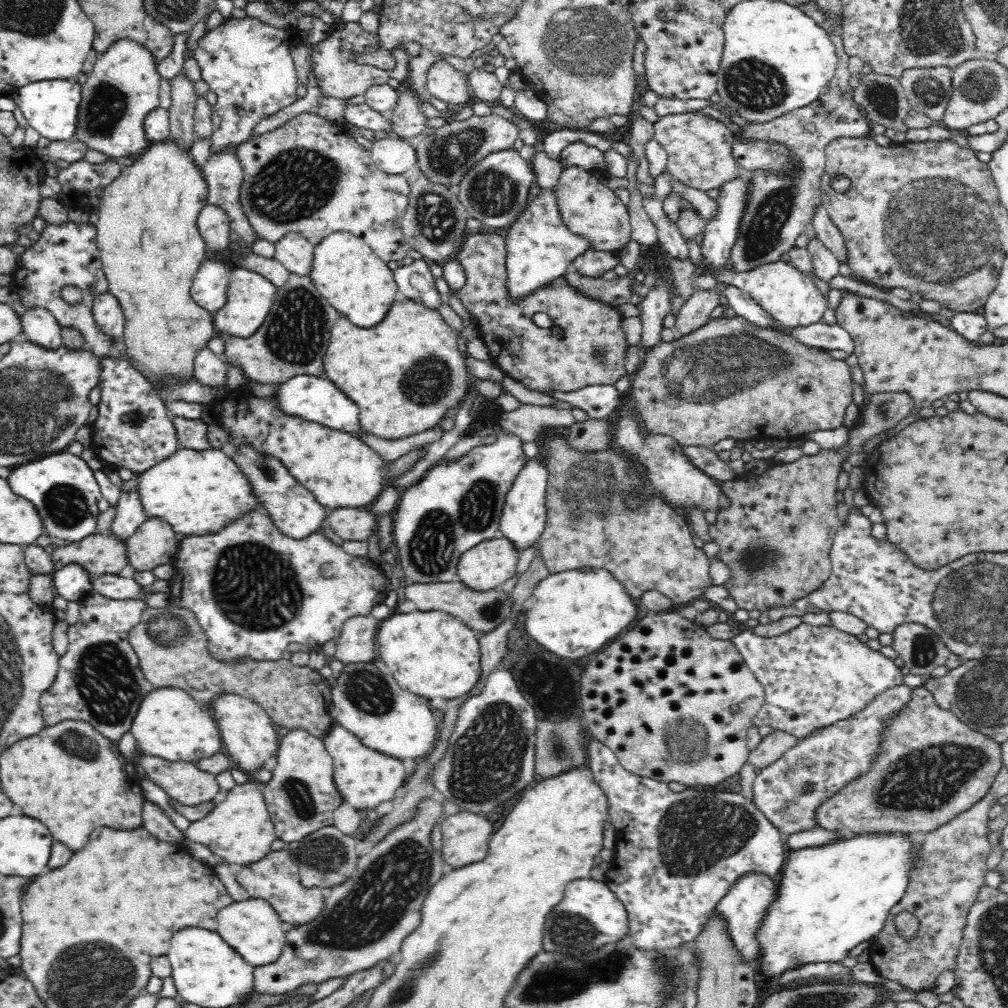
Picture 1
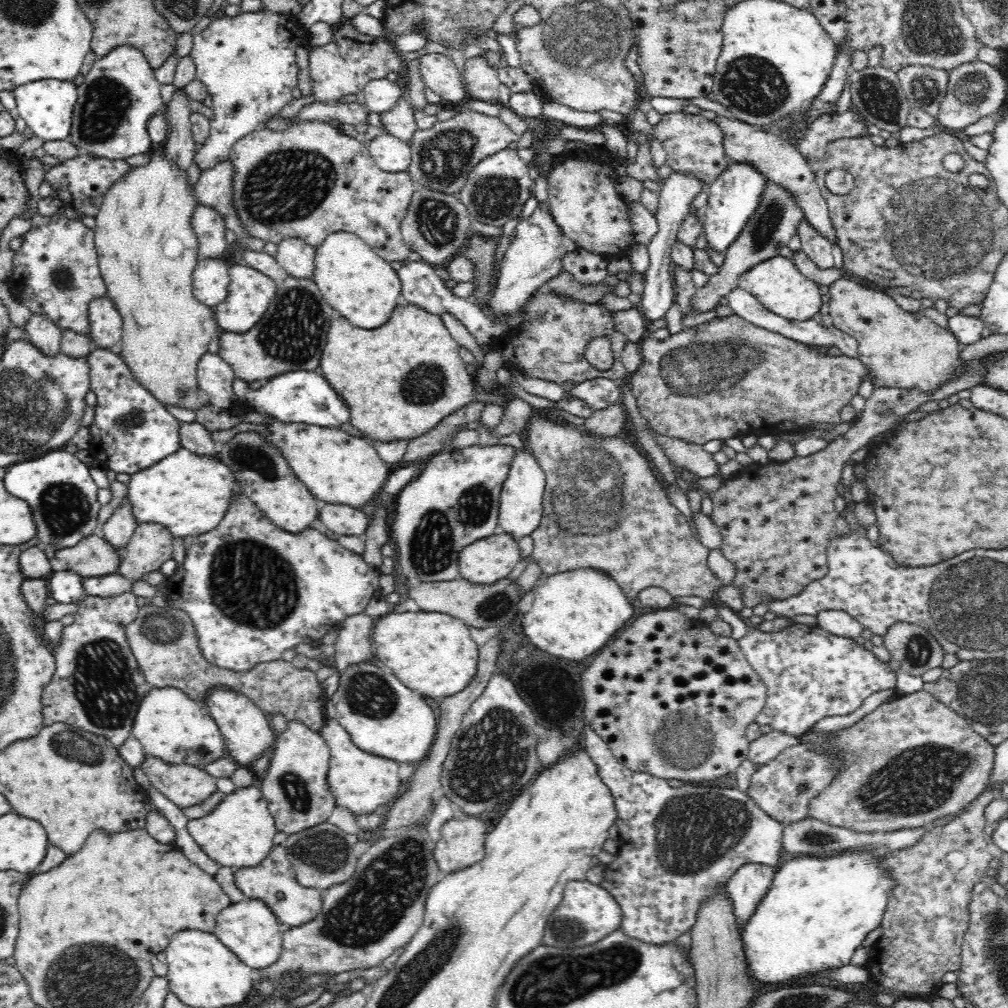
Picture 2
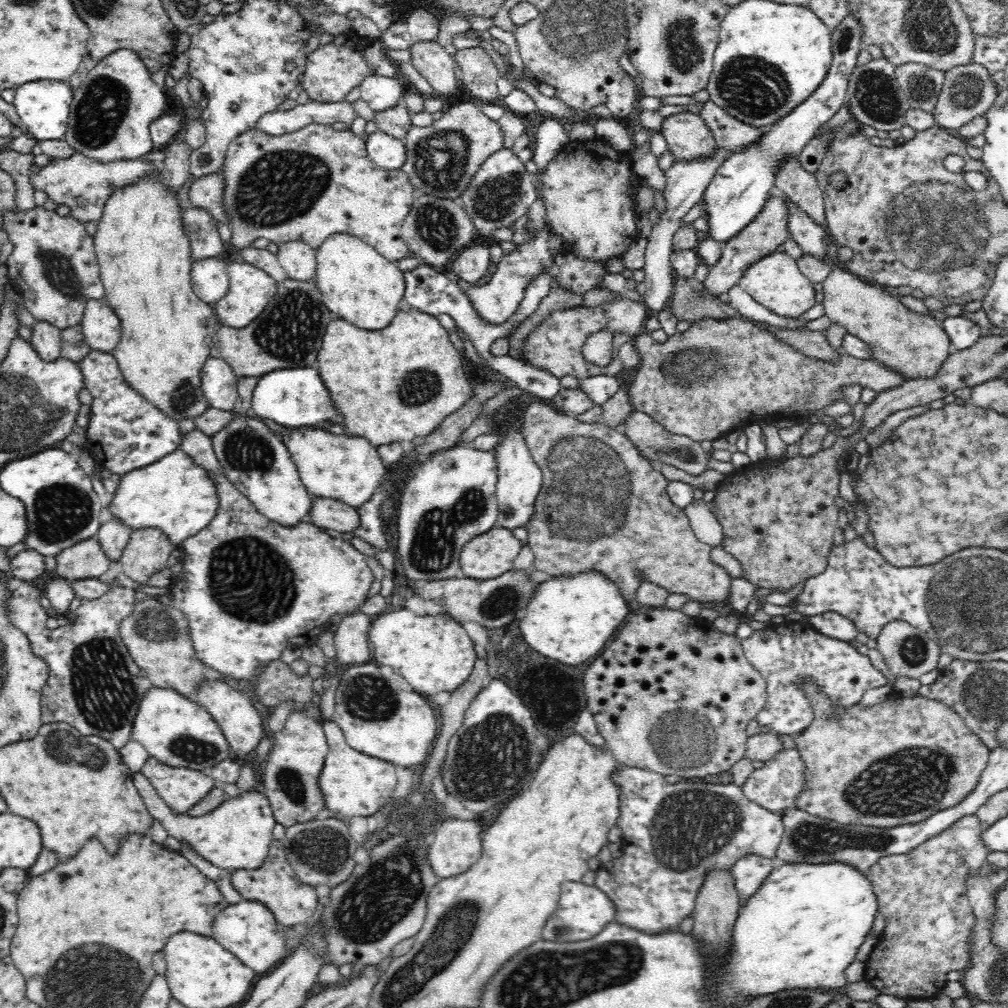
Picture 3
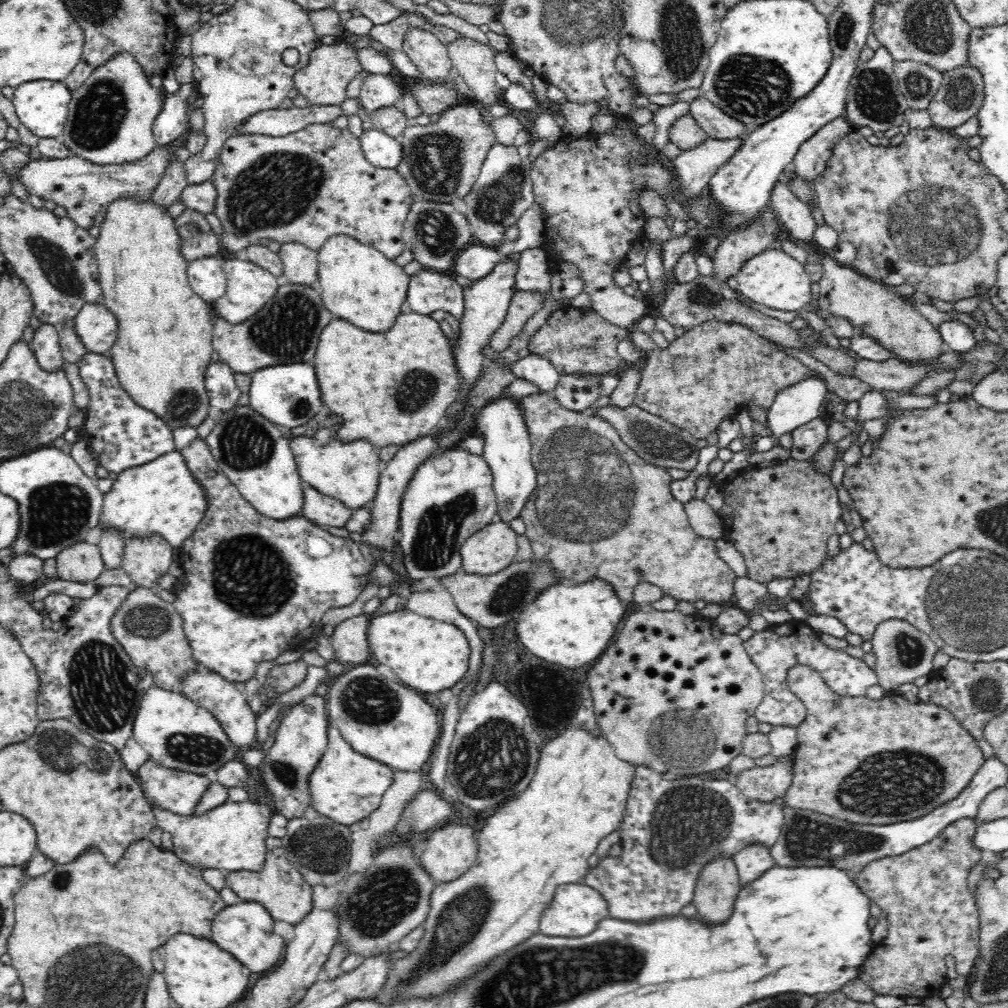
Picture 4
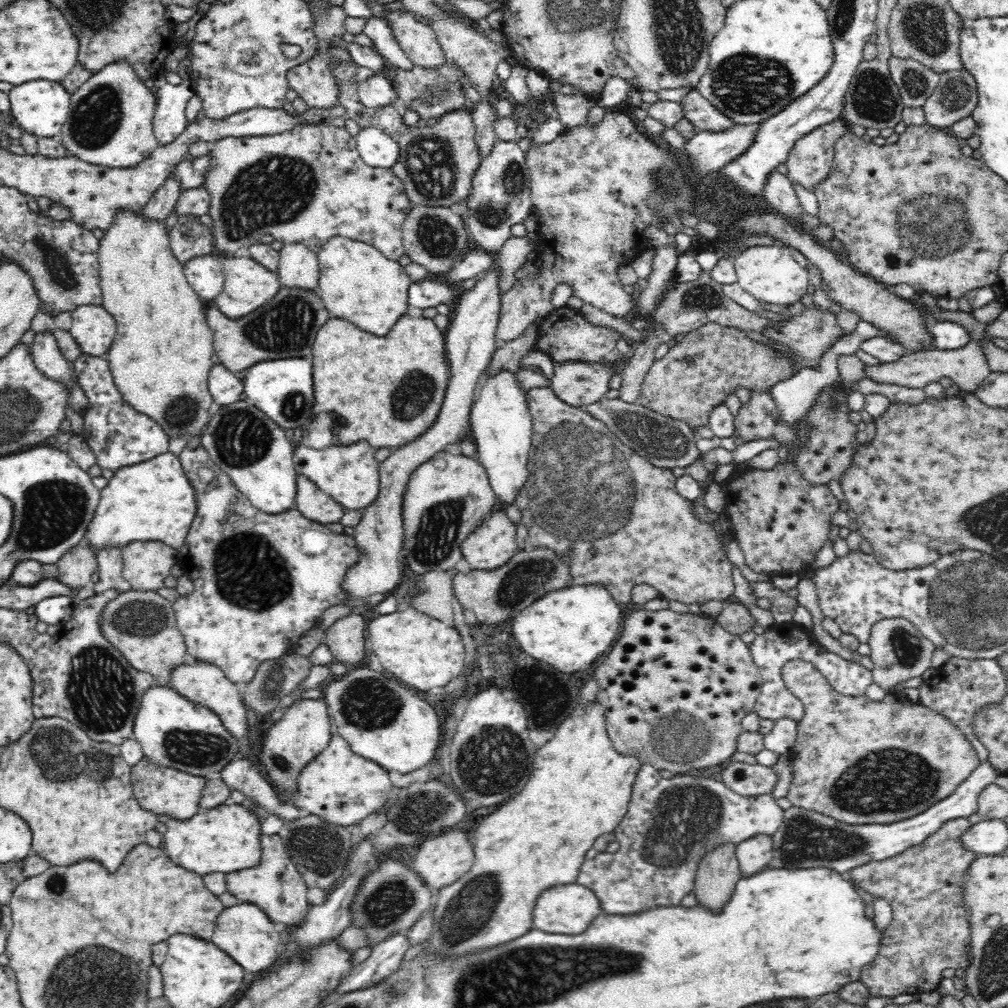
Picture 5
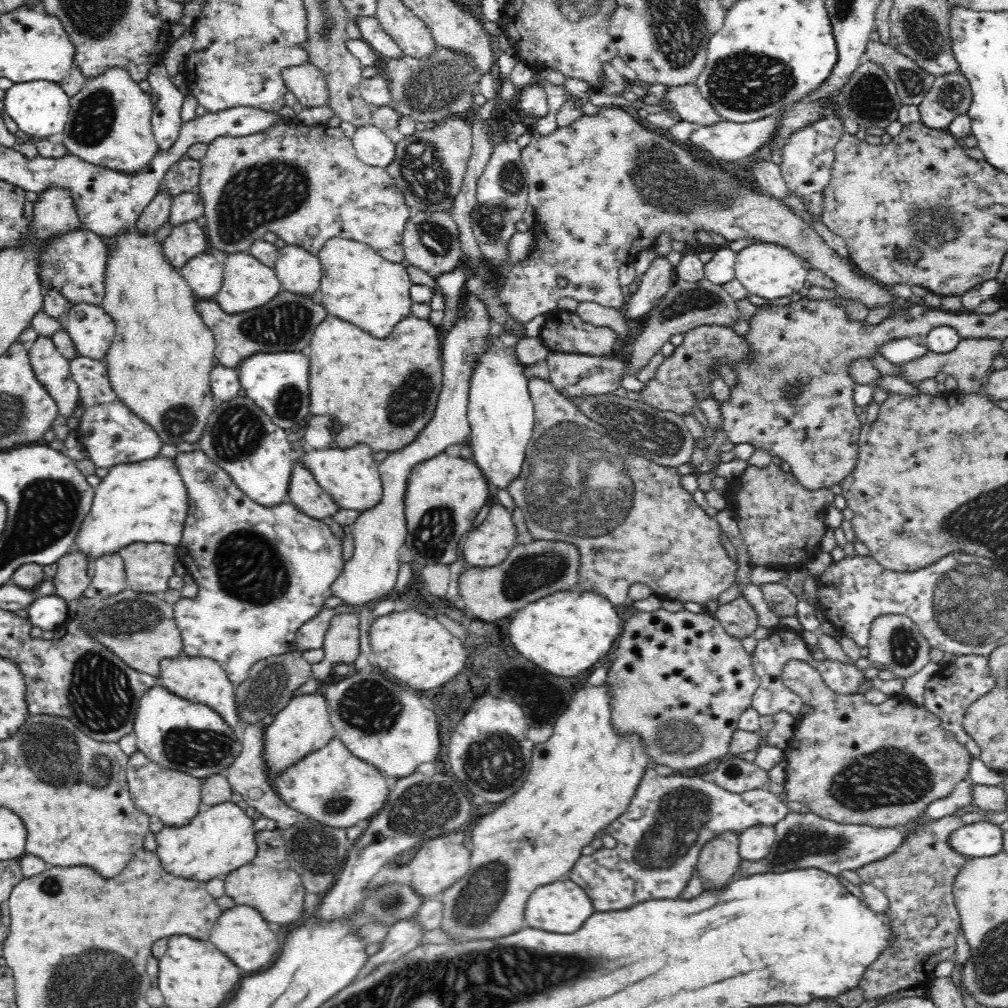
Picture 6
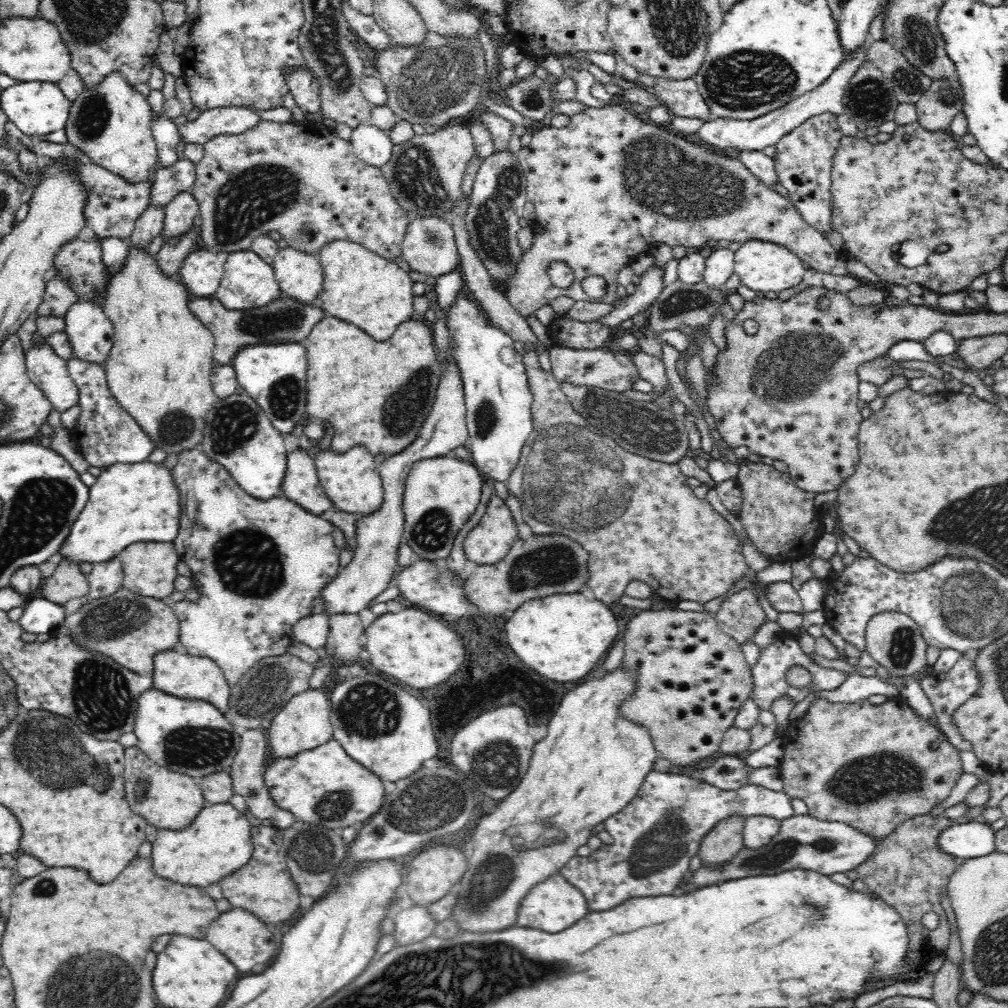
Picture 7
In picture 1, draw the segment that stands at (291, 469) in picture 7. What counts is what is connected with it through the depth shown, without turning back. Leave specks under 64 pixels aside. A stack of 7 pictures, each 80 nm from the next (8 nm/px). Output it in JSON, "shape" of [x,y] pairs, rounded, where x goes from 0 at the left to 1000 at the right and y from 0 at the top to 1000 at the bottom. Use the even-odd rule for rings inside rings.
{"shape":[[[329,504],[323,508],[323,517],[341,537],[363,537],[373,522],[371,511],[365,504]]]}

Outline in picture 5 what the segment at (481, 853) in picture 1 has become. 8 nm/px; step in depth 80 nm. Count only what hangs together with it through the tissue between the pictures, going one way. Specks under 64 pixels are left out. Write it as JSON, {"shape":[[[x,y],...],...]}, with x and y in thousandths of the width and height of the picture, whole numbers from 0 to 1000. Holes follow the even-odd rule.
{"shape":[[[460,819],[450,820],[427,833],[423,833],[415,841],[413,849],[407,852],[409,862],[417,870],[417,873],[422,875],[424,881],[437,883],[440,879],[446,879],[468,861],[471,853],[470,841],[465,833],[464,825],[460,825],[460,823],[464,823],[464,819],[462,821]]]}

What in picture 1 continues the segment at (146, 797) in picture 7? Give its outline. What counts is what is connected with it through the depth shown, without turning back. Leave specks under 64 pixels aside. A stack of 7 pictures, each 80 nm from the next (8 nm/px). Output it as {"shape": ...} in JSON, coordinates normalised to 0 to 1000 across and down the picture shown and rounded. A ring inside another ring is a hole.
{"shape":[[[141,747],[133,754],[133,757],[138,758],[144,764],[145,772],[162,782],[169,793],[173,793],[185,800],[194,800],[202,796],[208,796],[219,783],[216,780],[216,775],[214,775],[214,769],[198,764],[194,757],[168,755]]]}

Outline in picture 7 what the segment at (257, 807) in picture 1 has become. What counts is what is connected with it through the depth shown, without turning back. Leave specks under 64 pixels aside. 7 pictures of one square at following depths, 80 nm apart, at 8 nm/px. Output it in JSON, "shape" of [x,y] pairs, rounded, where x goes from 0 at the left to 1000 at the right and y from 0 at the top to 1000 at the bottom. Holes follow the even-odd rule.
{"shape":[[[228,796],[205,798],[183,823],[157,822],[157,829],[151,837],[151,864],[155,869],[188,882],[203,883],[210,877],[234,865],[249,853],[251,836],[249,817],[242,806],[235,804]]]}

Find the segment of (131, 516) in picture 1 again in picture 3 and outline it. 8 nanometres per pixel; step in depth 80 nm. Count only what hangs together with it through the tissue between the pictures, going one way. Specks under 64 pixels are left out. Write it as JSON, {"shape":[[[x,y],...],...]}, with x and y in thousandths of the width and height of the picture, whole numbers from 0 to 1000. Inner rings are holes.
{"shape":[[[106,512],[97,525],[97,537],[109,558],[120,555],[120,550],[127,540],[131,525],[113,512]]]}

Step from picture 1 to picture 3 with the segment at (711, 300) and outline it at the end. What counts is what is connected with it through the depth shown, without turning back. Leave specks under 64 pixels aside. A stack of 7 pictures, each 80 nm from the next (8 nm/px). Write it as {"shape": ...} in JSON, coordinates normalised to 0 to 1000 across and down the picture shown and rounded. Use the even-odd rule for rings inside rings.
{"shape":[[[766,189],[762,195],[758,206],[746,217],[746,220],[734,228],[728,236],[724,236],[722,240],[716,244],[716,253],[709,263],[703,265],[703,271],[697,280],[699,288],[705,294],[713,294],[733,282],[733,276],[738,272],[738,268],[742,264],[746,264],[748,260],[752,260],[754,256],[770,250],[770,246],[774,242],[778,242],[784,236],[782,229],[782,205],[778,199],[778,193],[772,189]]]}

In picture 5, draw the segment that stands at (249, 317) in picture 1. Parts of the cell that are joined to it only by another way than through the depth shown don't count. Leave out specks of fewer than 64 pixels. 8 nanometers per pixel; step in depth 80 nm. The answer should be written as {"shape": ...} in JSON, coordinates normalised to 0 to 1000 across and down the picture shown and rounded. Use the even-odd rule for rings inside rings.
{"shape":[[[223,255],[219,259],[223,274],[222,286],[210,301],[222,313],[236,317],[270,298],[279,287],[276,273],[248,255]]]}

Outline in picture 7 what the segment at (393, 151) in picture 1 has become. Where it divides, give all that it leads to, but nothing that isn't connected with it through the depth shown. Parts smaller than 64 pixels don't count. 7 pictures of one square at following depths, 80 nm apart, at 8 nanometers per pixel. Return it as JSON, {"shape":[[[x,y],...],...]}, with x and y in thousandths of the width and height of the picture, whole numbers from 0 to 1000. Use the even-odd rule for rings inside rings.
{"shape":[[[363,122],[351,127],[348,135],[346,142],[359,161],[378,167],[387,159],[392,144],[382,129]]]}

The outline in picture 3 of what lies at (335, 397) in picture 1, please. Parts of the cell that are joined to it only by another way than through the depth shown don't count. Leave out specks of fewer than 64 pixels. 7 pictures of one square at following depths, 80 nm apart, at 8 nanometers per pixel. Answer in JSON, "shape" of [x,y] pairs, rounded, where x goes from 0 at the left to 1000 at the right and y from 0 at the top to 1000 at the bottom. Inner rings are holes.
{"shape":[[[313,363],[296,366],[274,367],[258,374],[250,393],[249,410],[271,417],[285,424],[307,424],[317,420],[339,420],[341,415],[331,399],[327,397],[325,386],[321,382]]]}

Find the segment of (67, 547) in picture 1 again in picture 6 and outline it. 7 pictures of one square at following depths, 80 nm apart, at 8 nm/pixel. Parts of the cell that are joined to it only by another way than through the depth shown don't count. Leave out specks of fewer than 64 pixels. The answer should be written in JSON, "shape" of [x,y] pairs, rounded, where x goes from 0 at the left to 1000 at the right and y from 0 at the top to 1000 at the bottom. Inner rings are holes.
{"shape":[[[71,546],[57,556],[57,567],[51,573],[56,589],[65,597],[79,594],[90,577],[87,572],[87,551]]]}

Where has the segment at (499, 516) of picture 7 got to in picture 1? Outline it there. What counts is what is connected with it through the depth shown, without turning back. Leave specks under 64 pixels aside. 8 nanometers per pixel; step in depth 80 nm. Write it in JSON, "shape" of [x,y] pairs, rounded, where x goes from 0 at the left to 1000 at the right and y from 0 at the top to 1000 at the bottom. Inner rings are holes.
{"shape":[[[502,533],[476,538],[456,552],[455,576],[474,587],[496,583],[512,568],[514,552],[515,546]]]}

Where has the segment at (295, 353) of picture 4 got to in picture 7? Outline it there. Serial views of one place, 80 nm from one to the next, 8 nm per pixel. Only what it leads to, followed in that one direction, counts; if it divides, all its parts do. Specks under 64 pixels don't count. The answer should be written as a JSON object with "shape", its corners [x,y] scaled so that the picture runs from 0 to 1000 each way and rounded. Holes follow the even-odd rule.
{"shape":[[[212,294],[190,295],[187,305],[212,332],[211,357],[218,362],[230,362],[241,345],[249,342],[274,342],[284,339],[286,335],[290,335],[290,339],[300,339],[304,337],[308,327],[321,315],[319,306],[284,294],[278,294],[264,304],[244,308],[226,308]]]}

